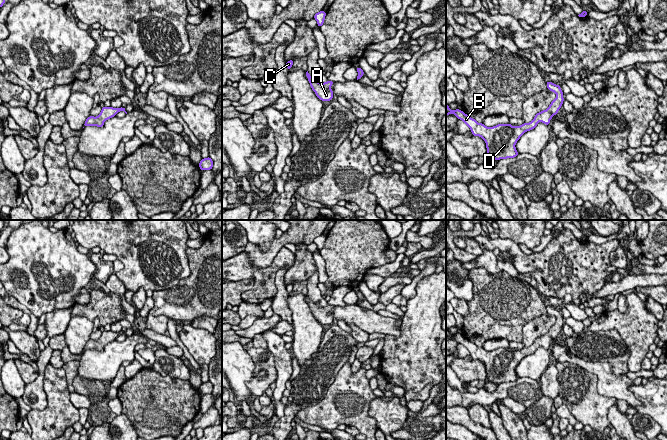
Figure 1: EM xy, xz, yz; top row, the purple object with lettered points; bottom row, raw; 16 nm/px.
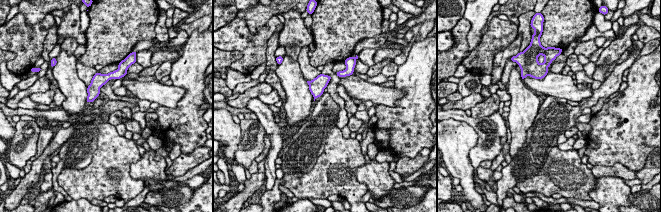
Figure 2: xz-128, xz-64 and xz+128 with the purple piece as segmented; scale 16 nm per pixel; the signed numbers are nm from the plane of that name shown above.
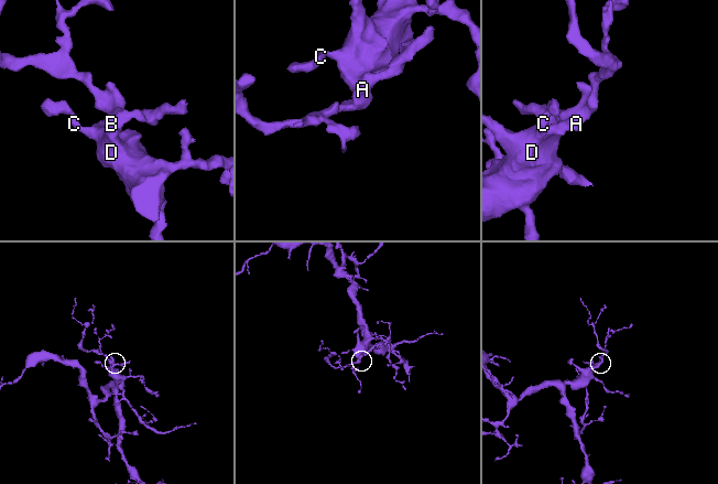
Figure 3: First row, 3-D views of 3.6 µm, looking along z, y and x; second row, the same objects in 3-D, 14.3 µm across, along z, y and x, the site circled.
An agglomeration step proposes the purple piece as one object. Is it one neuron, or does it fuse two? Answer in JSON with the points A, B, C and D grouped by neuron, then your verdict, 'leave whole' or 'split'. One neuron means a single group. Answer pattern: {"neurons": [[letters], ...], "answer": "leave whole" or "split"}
{"neurons": [["A", "B", "C", "D"]], "answer": "leave whole"}

